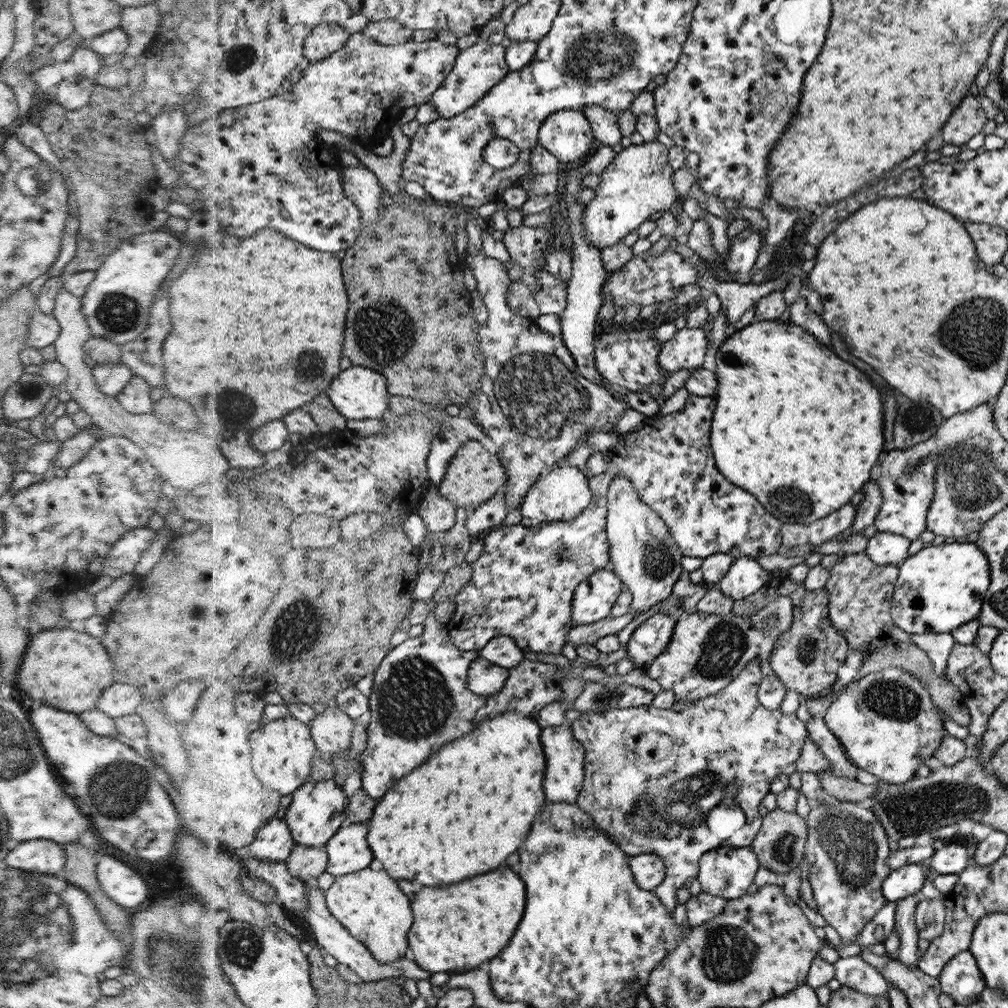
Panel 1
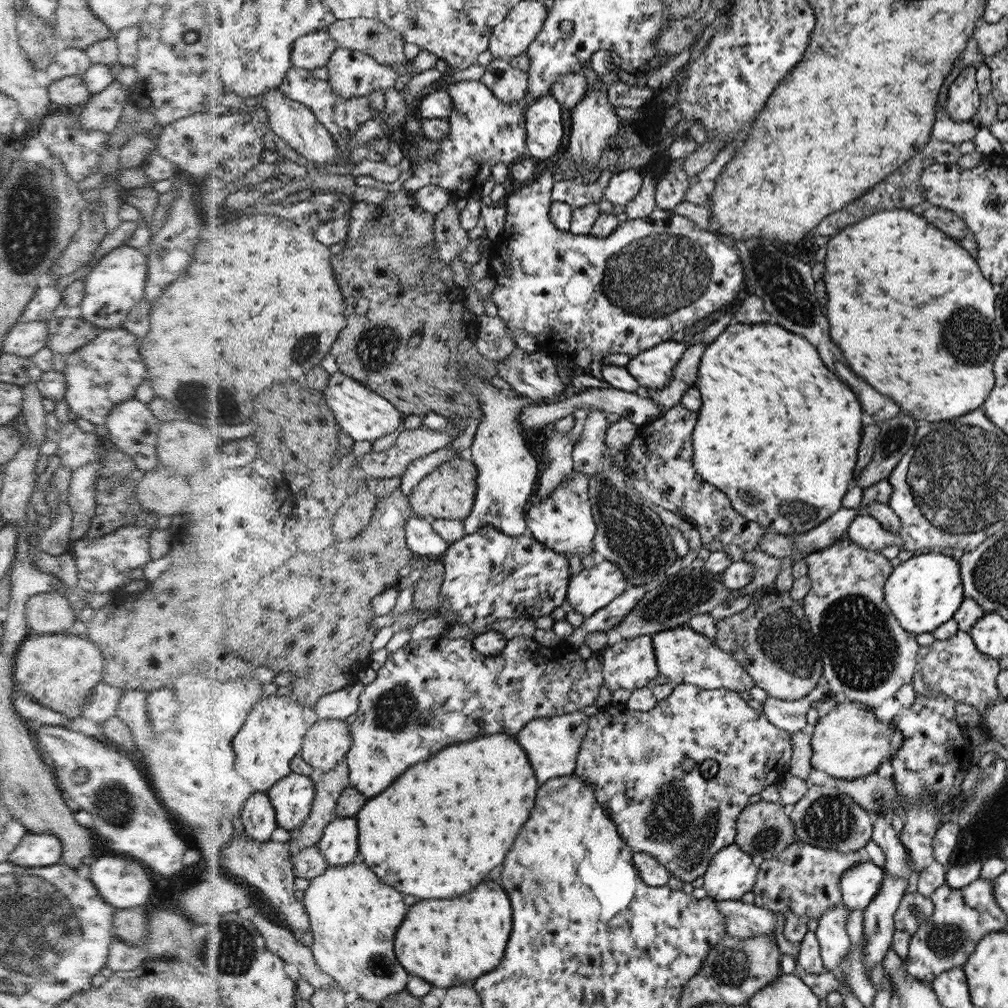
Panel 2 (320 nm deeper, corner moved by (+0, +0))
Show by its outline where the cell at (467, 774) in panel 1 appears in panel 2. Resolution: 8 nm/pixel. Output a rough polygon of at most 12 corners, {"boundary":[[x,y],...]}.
{"boundary":[[514,736],[460,742],[358,814],[424,900],[504,862],[538,782]]}

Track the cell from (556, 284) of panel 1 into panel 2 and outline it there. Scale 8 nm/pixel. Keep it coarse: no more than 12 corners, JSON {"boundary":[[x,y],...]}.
{"boundary":[[507,194],[488,276],[541,354],[636,356],[742,288],[724,238],[662,209],[551,221]]}

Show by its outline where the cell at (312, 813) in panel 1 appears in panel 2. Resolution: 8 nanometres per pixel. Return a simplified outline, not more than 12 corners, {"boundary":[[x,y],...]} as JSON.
{"boundary":[[292,772],[268,791],[280,826],[307,824],[315,776]]}

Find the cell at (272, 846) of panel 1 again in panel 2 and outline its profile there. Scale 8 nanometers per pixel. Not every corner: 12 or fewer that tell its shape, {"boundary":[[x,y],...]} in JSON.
{"boundary":[[269,793],[248,799],[239,827],[270,842],[279,826]]}

